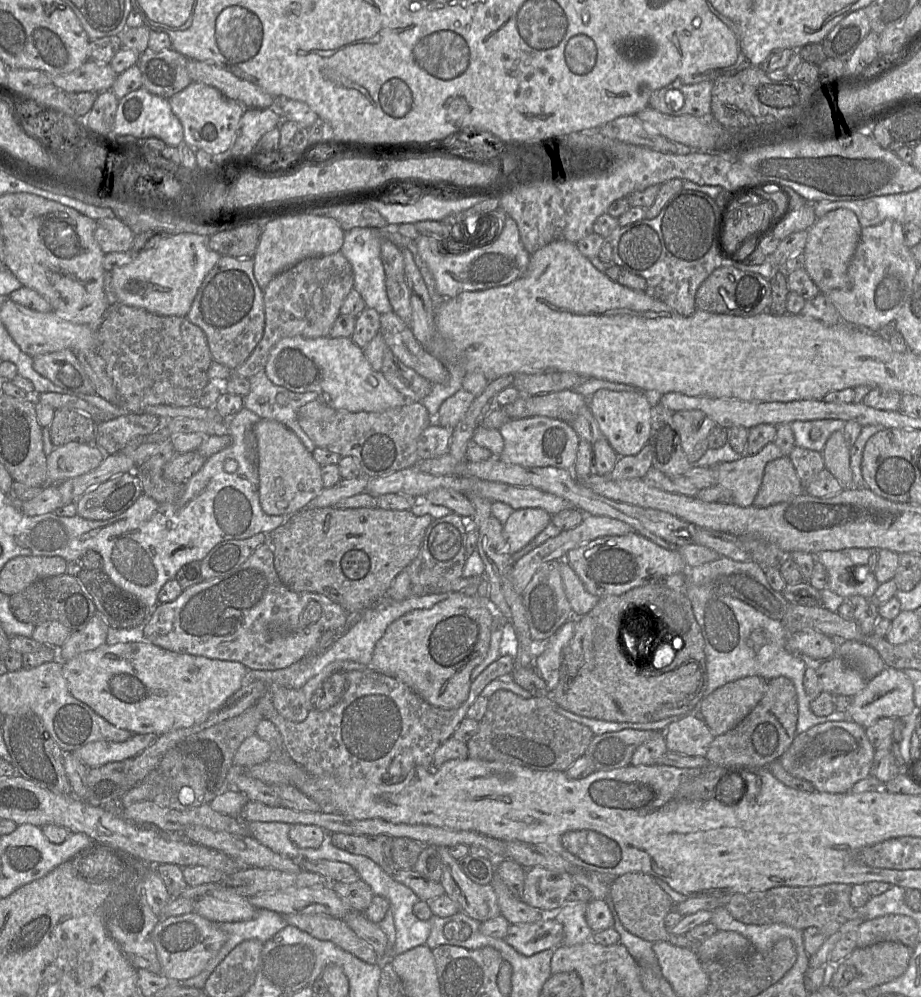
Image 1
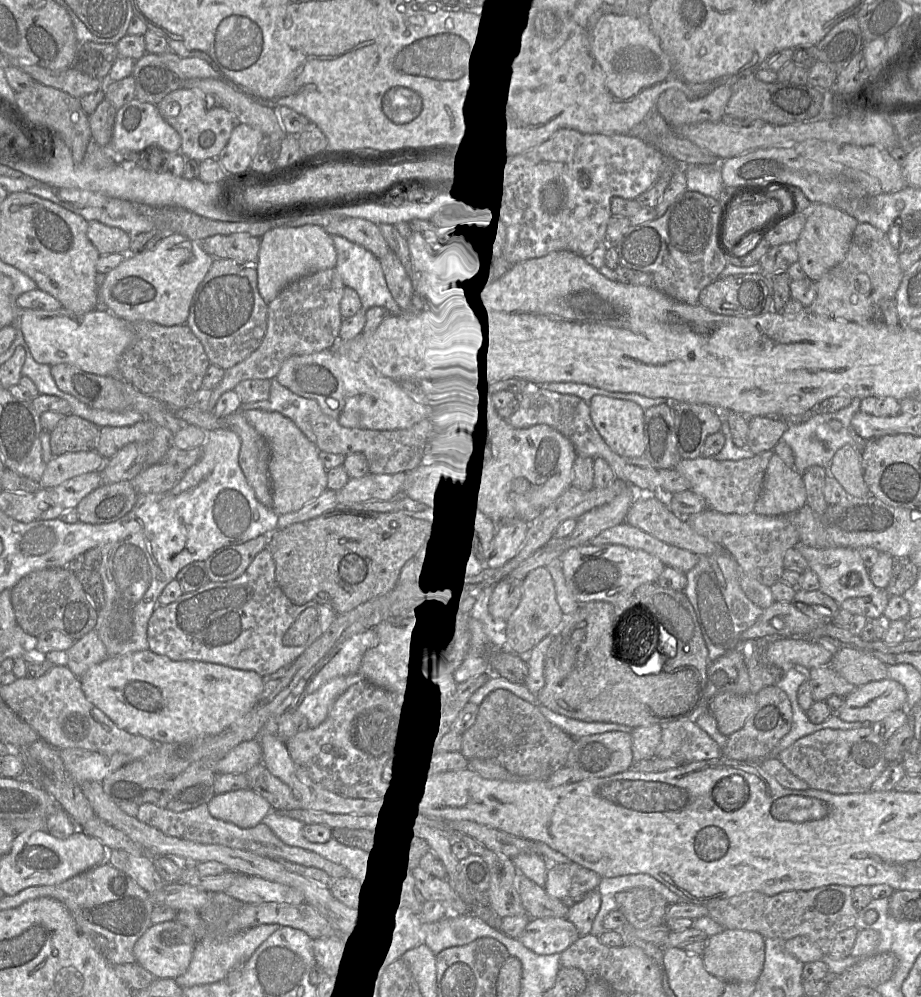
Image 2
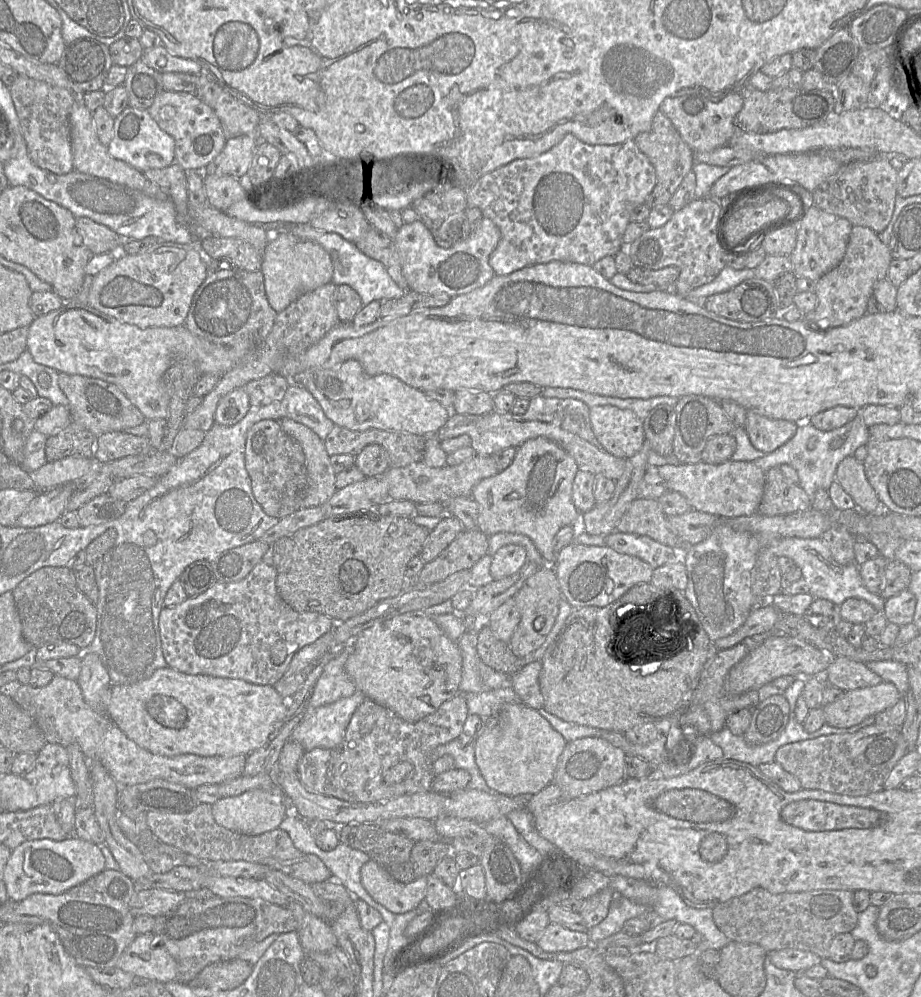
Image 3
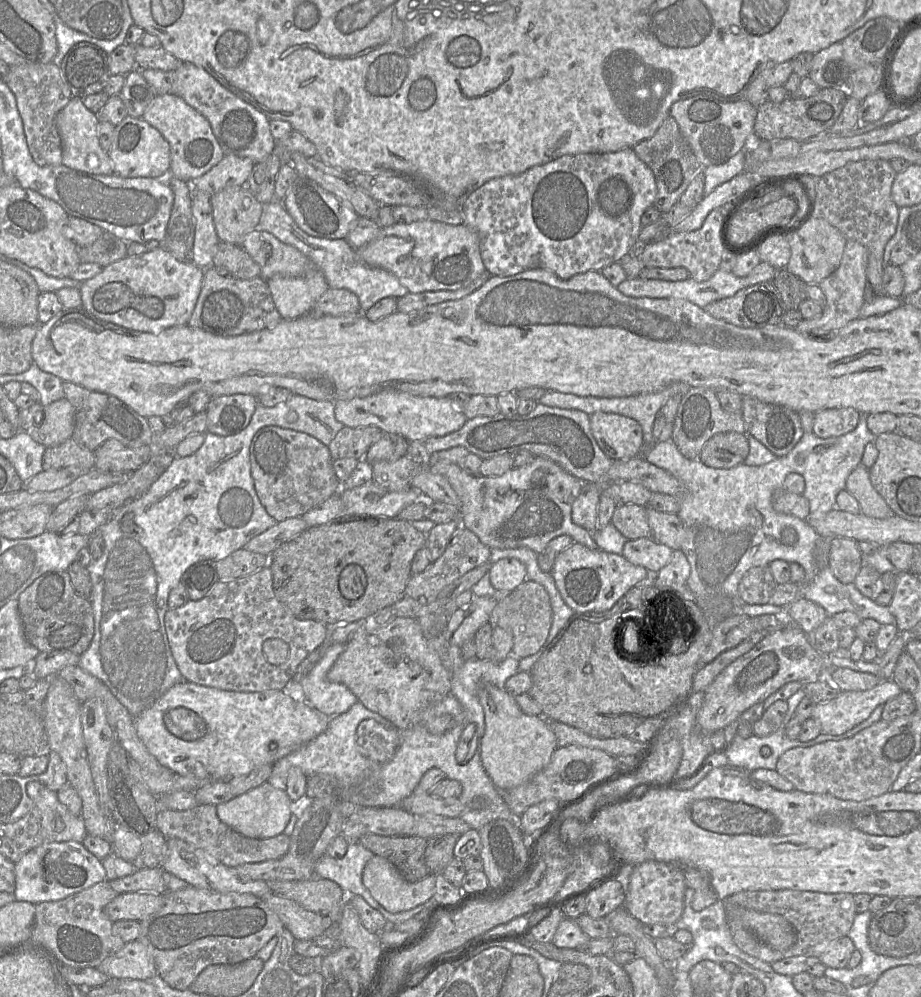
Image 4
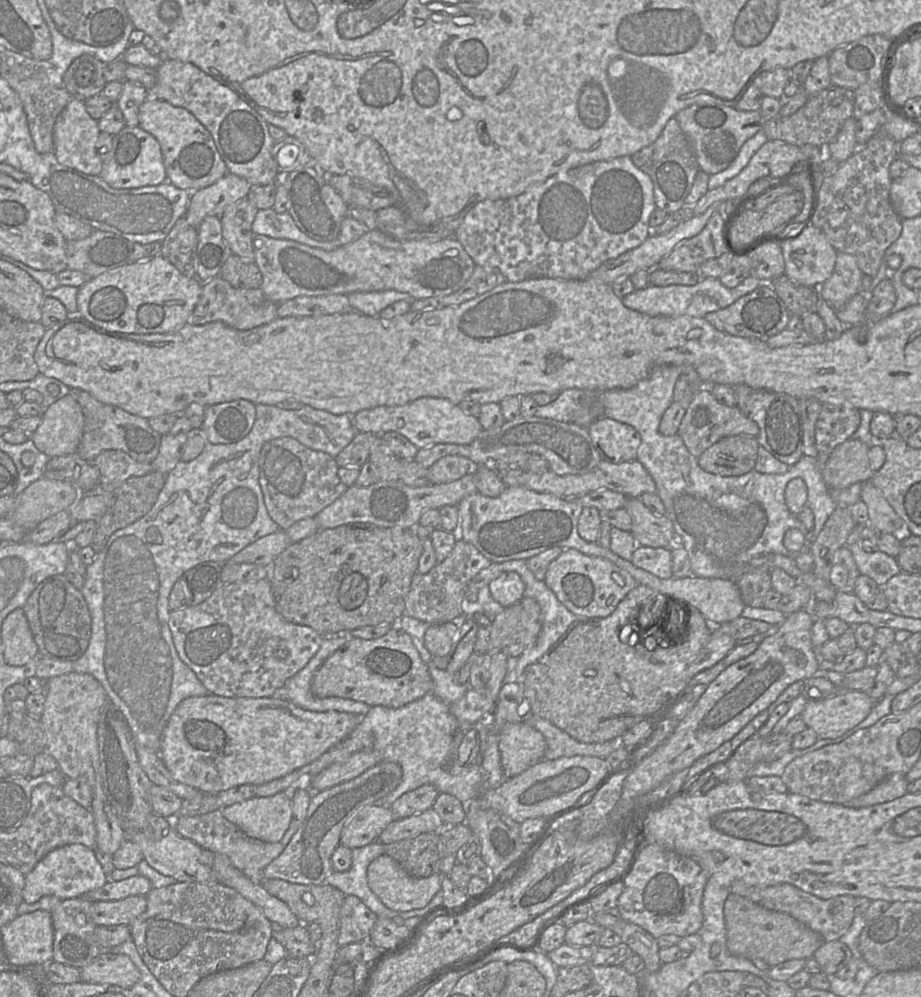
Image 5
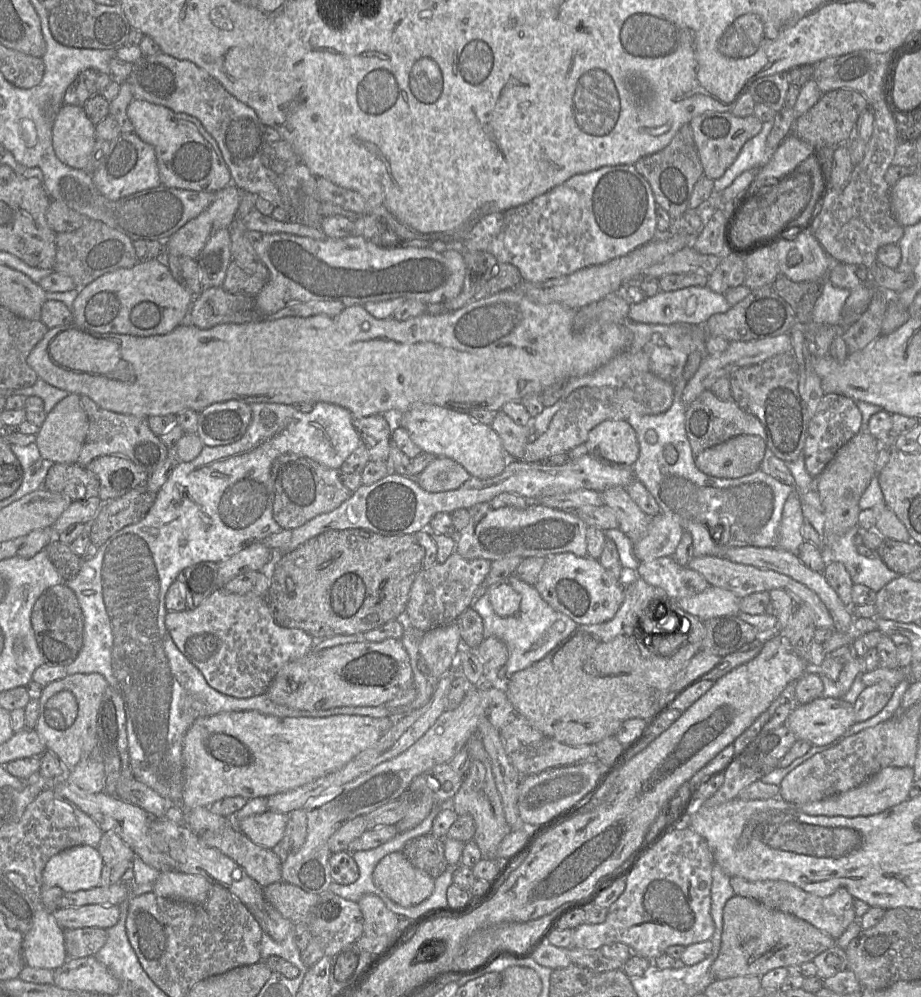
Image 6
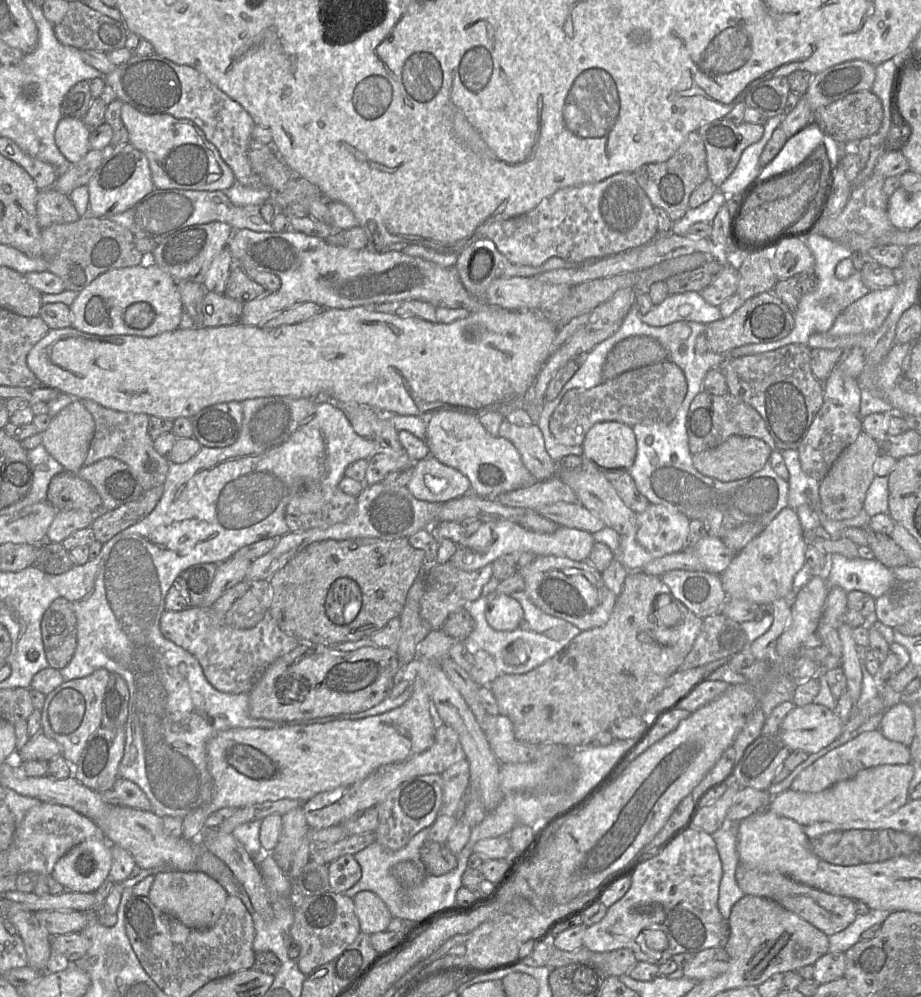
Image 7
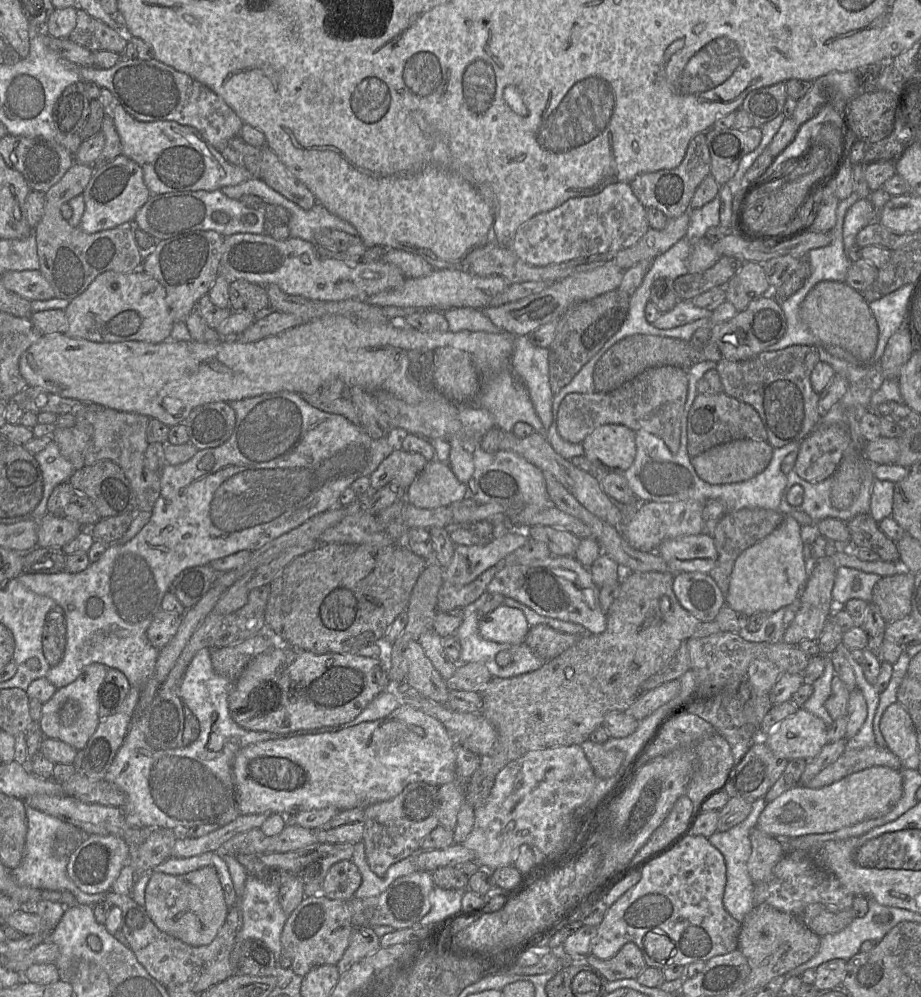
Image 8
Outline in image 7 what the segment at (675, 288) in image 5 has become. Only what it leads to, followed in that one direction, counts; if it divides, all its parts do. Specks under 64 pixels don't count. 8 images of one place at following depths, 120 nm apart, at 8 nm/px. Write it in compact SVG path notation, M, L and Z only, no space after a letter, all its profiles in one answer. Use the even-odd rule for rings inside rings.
M690 291L669 295L640 318L647 325L663 327L680 321L694 321L708 325L723 317L719 307L707 303L700 292Z

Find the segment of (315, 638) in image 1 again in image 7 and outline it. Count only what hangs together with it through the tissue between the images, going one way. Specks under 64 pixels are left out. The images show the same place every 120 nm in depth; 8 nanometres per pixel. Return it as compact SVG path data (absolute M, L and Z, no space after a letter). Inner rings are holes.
M186 607L181 611L165 610L160 619L162 635L194 655L208 682L228 694L249 693L266 669L279 657L289 653L301 641L282 631L269 615L256 626L237 629L219 624L212 607Z

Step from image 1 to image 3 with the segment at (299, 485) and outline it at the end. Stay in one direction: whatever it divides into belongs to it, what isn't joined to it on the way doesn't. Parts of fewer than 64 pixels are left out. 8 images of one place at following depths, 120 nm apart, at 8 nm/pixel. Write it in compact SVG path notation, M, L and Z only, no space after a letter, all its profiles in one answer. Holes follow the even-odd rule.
M282 418L277 422L286 434L299 442L305 455L307 485L301 507L322 506L336 491L336 473L324 442L308 427L292 419Z

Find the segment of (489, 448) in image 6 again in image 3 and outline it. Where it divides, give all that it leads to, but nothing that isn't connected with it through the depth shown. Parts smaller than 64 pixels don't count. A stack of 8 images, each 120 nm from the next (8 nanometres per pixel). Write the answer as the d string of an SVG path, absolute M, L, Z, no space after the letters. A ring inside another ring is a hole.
M354 359L332 369L304 372L301 374L301 386L318 401L327 418L335 425L351 431L379 429L431 436L438 432L451 415L450 409L392 375L366 374L361 364Z

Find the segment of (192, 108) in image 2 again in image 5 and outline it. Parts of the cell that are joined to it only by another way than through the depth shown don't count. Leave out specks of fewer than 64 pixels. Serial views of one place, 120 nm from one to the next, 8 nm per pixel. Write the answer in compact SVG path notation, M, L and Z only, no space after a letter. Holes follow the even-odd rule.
M148 97L139 107L139 126L152 134L161 146L167 181L194 192L212 185L228 171L209 131L187 109Z

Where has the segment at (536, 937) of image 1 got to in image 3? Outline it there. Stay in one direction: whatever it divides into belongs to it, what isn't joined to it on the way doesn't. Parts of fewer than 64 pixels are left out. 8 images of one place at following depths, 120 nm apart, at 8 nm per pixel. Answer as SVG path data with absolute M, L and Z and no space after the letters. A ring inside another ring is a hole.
M552 922L536 943L546 952L571 952L592 945L588 932L570 930Z

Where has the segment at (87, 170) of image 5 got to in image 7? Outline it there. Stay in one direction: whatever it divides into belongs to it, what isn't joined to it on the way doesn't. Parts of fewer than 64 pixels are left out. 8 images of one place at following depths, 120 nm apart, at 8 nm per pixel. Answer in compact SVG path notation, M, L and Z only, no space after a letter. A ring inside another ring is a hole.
M62 117L55 130L55 143L71 164L77 163L90 150L89 135L82 119Z

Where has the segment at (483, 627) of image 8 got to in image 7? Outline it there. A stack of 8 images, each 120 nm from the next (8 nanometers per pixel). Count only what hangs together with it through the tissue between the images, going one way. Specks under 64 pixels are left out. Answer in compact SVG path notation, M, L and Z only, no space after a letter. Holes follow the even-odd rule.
M493 594L486 596L486 620L497 631L512 631L524 625L524 611L520 603L510 595Z

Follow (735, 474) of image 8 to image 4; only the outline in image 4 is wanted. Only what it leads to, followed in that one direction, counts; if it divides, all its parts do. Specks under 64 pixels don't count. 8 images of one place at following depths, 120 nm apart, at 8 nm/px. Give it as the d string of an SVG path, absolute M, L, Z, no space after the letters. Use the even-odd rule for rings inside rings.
M721 432L705 443L699 460L712 468L729 469L744 463L749 450L749 442L745 434Z

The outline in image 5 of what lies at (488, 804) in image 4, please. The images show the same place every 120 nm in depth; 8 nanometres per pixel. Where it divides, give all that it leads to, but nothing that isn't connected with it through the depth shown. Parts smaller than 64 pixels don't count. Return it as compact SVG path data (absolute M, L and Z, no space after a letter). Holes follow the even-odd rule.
M432 692L425 694L418 700L398 708L371 706L367 714L363 717L363 720L342 741L331 747L309 764L280 778L257 786L255 797L270 797L283 791L291 792L295 785L308 783L310 779L328 766L334 763L346 761L352 754L364 749L374 749L383 752L384 761L394 762L401 766L402 779L394 791L377 800L373 805L379 807L390 807L390 805L402 795L415 790L424 784L431 784L435 786L440 793L451 794L457 797L460 801L468 803L477 797L477 795L479 795L479 793L484 789L484 772L481 769L481 766L476 763L470 764L469 766L459 765L456 754L454 753L454 734L458 728L459 722L450 712L449 704L440 700Z

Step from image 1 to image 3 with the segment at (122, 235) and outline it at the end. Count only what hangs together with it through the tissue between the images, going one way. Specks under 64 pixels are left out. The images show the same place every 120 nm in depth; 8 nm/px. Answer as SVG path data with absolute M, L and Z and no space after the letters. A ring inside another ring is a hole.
M80 217L76 218L76 227L81 242L91 251L92 255L118 254L123 239L107 226L87 217Z

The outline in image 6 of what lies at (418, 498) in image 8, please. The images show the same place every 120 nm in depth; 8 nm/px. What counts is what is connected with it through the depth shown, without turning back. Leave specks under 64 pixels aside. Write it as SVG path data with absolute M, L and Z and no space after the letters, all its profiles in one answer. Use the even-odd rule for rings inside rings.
M437 457L414 479L425 491L437 493L455 490L470 477L466 469L456 461Z

